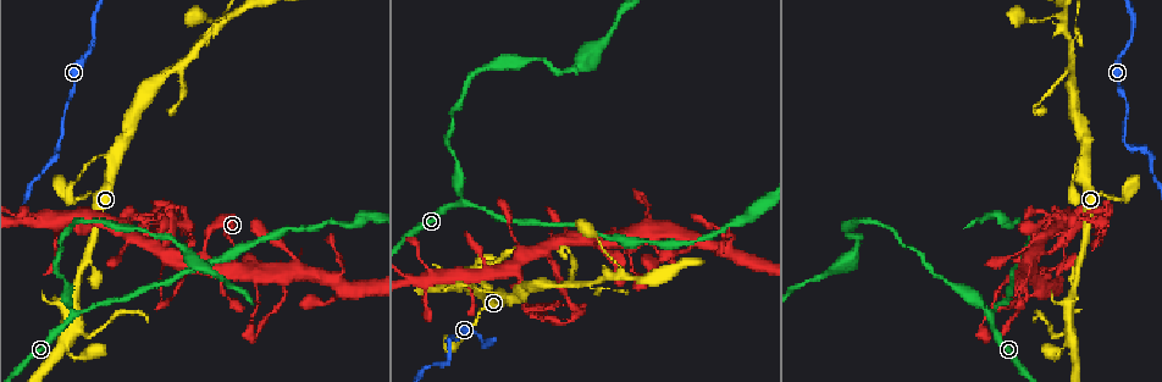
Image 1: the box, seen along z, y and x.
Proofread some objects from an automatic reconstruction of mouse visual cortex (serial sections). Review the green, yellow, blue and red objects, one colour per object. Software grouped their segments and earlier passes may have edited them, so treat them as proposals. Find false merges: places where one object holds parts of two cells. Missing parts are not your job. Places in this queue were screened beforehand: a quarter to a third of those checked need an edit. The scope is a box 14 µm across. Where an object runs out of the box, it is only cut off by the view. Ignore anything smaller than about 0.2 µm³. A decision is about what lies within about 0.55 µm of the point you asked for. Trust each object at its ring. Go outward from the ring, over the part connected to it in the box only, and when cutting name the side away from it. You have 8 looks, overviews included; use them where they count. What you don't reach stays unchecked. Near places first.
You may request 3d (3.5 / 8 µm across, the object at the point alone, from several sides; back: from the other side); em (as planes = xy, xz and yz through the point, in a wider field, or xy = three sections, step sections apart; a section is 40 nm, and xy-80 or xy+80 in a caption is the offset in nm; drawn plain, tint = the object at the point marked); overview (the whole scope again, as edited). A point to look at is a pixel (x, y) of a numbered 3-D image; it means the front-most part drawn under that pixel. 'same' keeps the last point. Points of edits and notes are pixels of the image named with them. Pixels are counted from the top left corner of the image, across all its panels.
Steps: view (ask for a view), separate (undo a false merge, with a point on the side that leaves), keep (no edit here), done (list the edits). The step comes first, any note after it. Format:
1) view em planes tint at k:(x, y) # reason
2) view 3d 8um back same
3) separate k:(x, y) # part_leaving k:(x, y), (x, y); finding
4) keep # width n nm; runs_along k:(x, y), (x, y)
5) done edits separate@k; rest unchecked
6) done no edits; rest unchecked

view 3d 3.5um at 1:(448, 339) # sharp bend

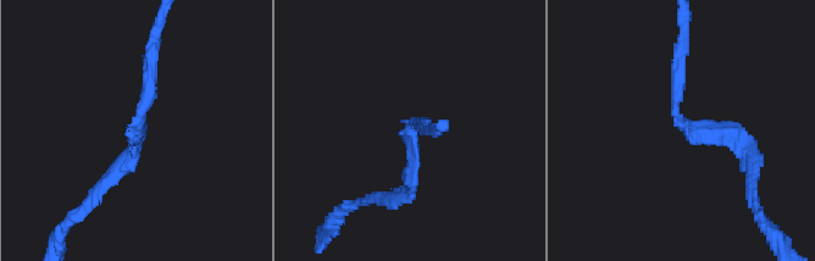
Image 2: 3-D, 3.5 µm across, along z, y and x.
view em planes tint at 2:(680, 121)

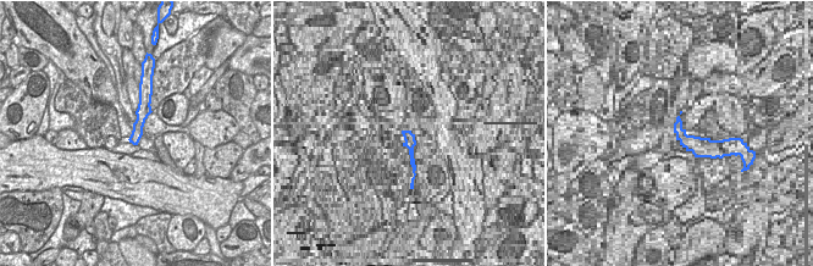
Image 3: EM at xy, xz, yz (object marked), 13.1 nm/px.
view em xy step 3 tint same # another direction

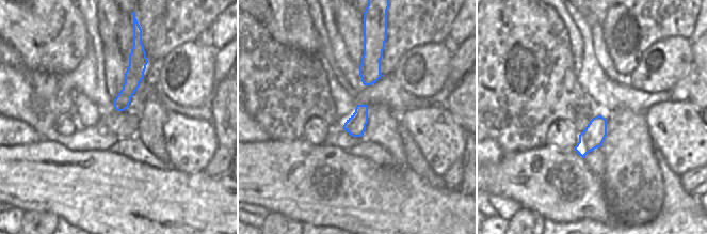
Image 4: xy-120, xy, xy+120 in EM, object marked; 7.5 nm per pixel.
keep # runs_along 4:(141, 52), (131, 84), (119, 108); all the same cell

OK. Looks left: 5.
view 3d 3.5um back at 1:(1036, 252) # narrows sharply

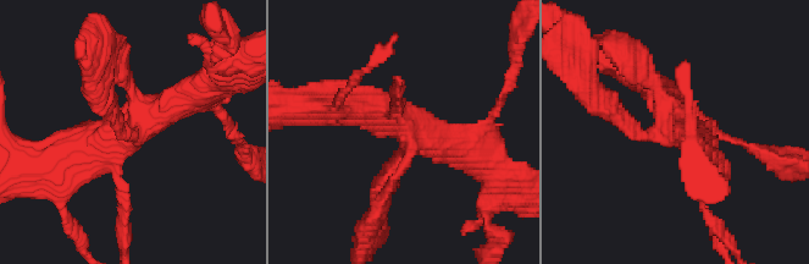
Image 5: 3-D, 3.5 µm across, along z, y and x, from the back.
view em xy step 5 tint at 5:(672, 129)

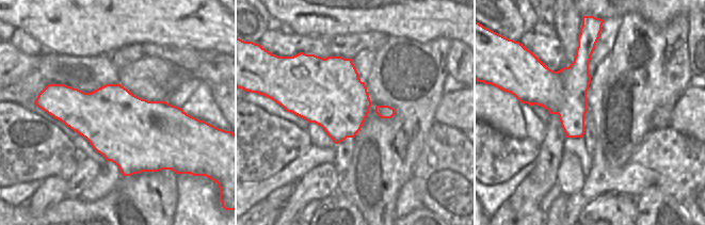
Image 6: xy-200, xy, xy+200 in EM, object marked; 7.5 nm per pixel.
separate 5:(103, 32) # part_leaving 5:(118, 128), (97, 67), (82, 49); two cells meet here

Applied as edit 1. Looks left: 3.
view 3d 3.5um at 1:(1071, 43) # arms run side by side

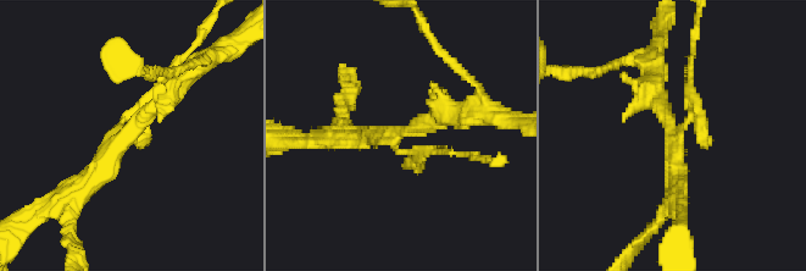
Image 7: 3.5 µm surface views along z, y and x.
view em xy step 3 tint at 7:(674, 135) # shape alone is not enough

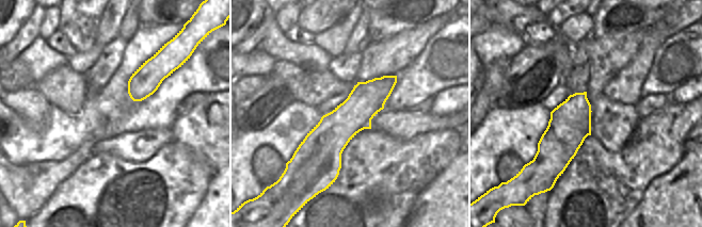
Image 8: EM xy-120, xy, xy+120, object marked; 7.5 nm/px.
keep # width 280 nm; runs_along 8:(394, 78), (325, 144), (325, 180); continuous, no second cell

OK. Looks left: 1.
done edits separate@5; rest unchecked

